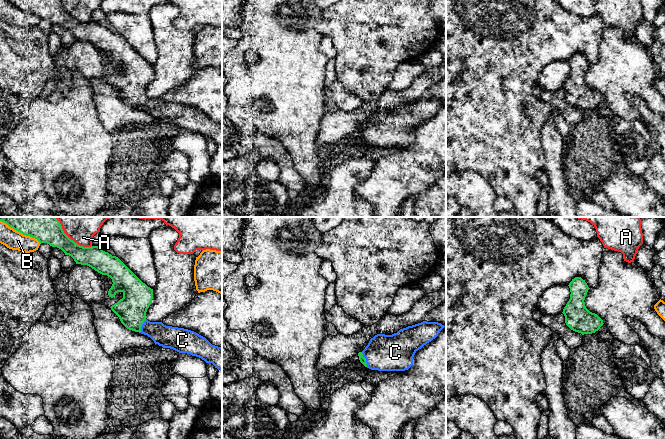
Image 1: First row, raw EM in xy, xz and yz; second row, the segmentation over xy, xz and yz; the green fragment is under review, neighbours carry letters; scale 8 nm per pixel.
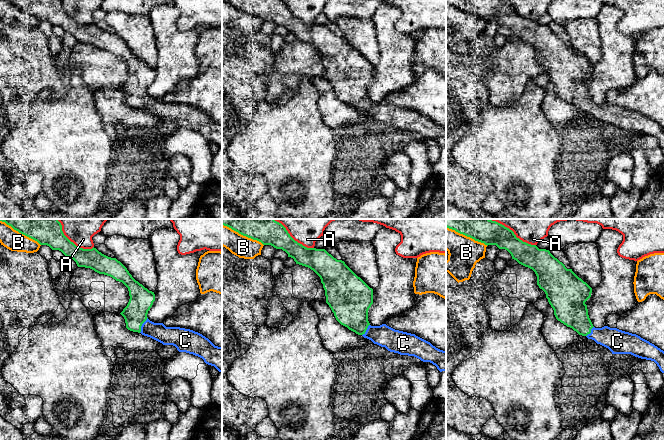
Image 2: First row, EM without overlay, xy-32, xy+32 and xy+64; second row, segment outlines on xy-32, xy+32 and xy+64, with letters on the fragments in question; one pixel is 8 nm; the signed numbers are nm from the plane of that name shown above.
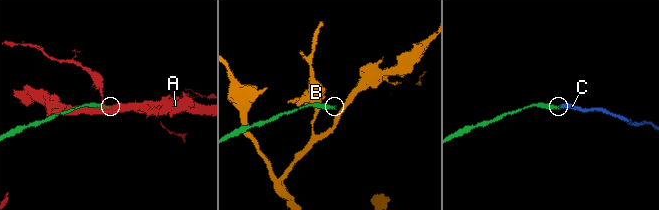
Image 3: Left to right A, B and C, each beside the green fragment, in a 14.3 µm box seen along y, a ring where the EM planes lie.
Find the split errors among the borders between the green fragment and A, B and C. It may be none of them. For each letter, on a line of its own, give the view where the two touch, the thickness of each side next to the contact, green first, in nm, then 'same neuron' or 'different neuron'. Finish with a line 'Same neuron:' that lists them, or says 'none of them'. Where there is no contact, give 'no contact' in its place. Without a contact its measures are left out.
A: xy | 170/170 nm | different neuron
B: xy | 170/160 nm | different neuron
C: xz | 50/300 nm | same neuron
Same neuron: C

